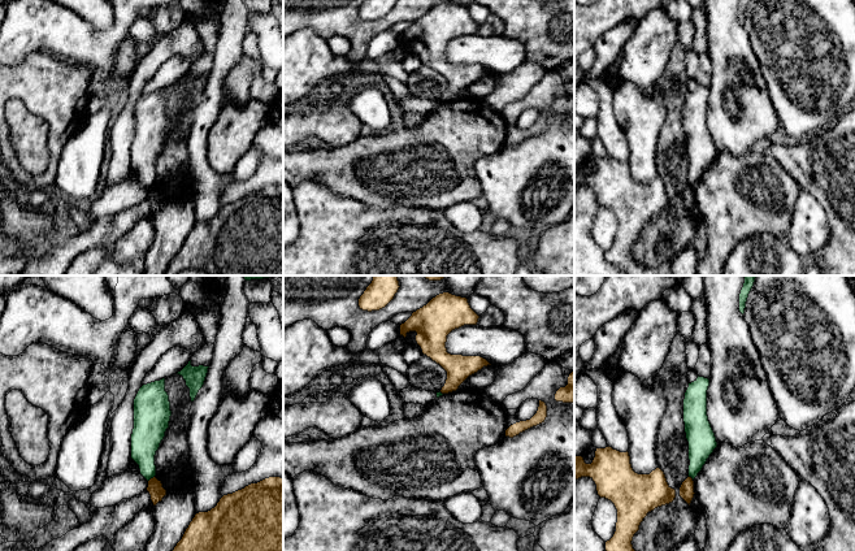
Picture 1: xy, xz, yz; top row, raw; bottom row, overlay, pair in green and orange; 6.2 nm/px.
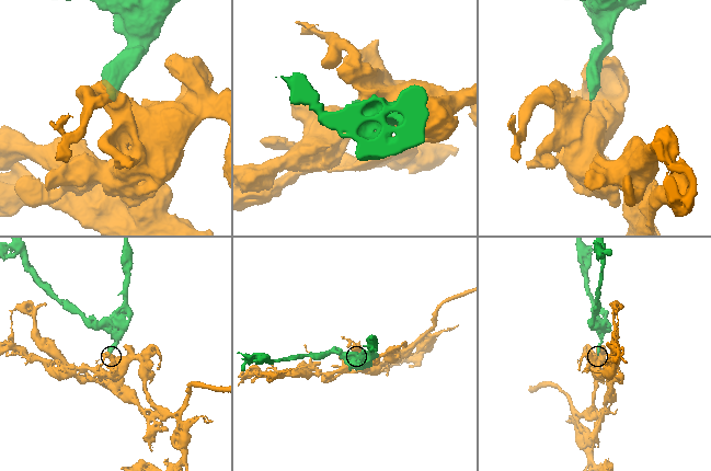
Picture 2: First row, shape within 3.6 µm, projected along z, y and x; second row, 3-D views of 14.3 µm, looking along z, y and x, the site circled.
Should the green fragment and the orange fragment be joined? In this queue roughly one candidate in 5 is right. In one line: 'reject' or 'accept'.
reject

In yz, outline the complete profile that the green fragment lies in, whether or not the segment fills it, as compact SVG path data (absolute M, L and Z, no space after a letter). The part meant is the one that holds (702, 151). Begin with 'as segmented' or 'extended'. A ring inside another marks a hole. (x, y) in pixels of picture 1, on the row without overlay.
as segmented; M699 86L689 92L683 108L683 131L689 151L689 186L702 179L709 164L717 156L715 142L707 125L707 99L709 88Z

